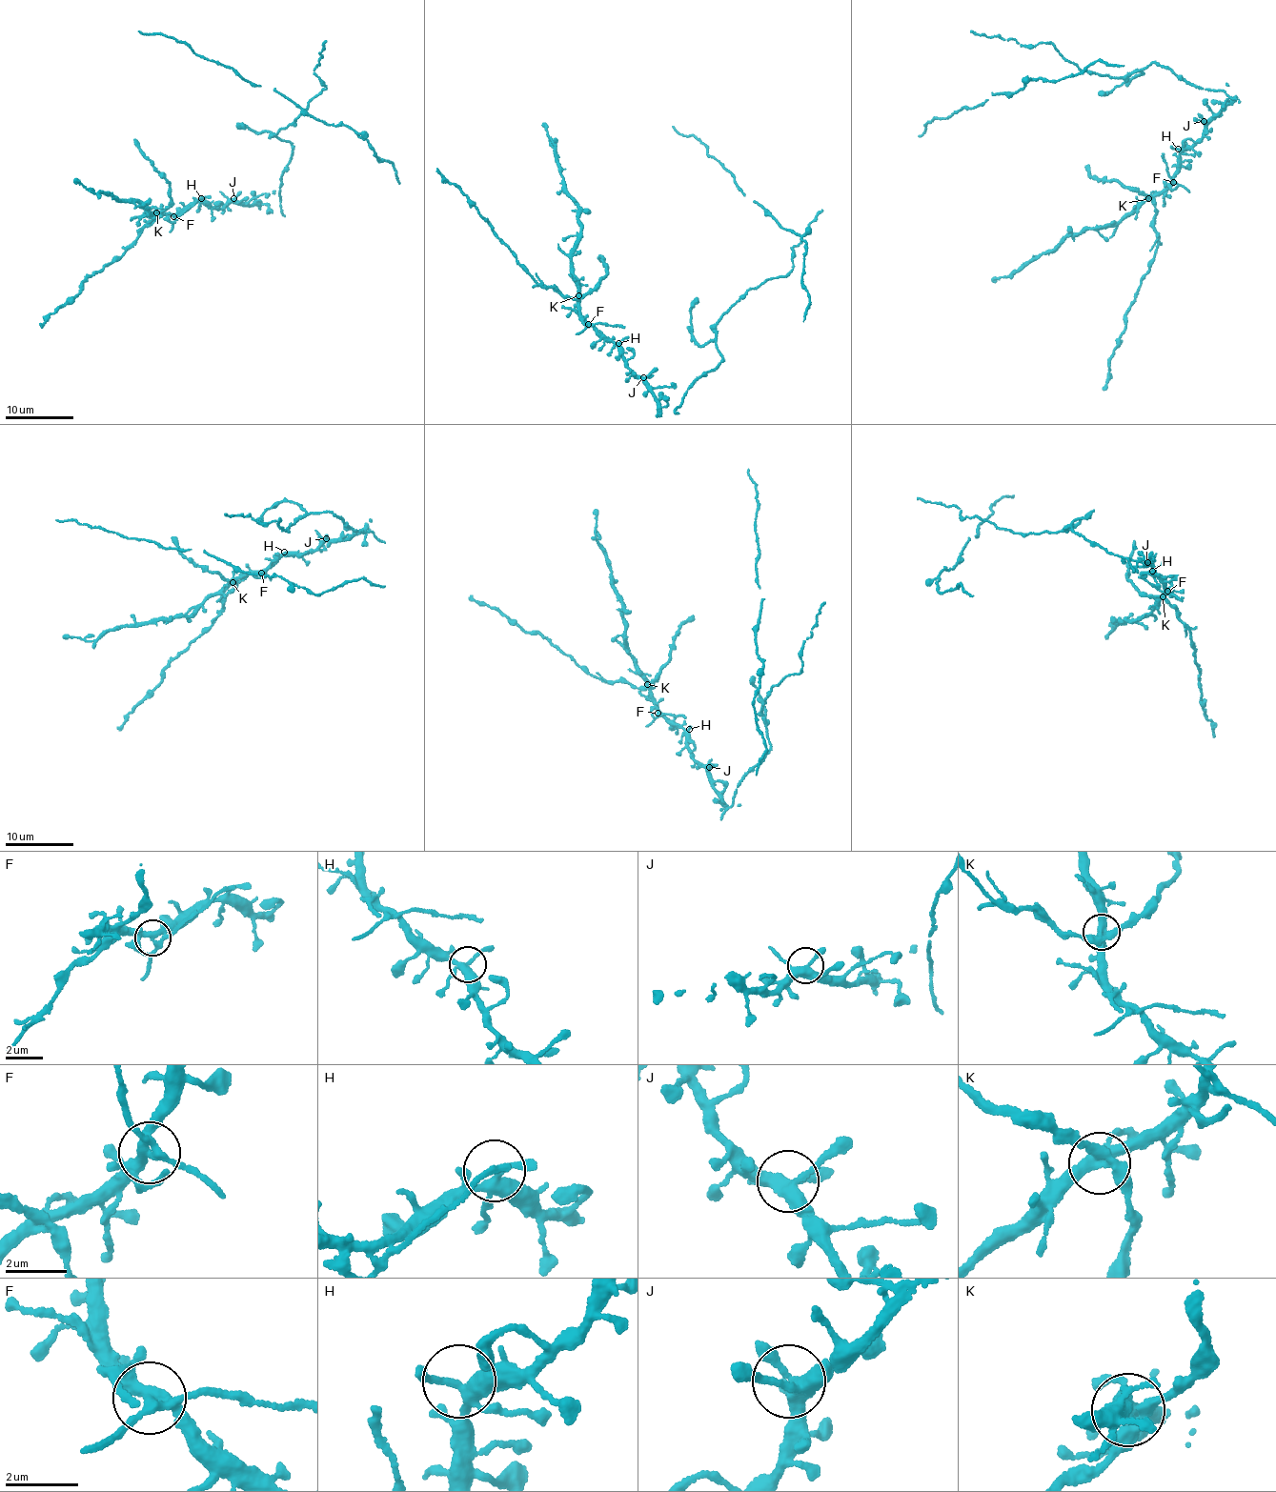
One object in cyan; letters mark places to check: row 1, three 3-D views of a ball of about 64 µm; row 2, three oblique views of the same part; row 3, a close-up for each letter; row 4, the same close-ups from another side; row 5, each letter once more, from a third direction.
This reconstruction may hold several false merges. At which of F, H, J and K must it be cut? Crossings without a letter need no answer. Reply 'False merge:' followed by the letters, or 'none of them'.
False merge: F, K

